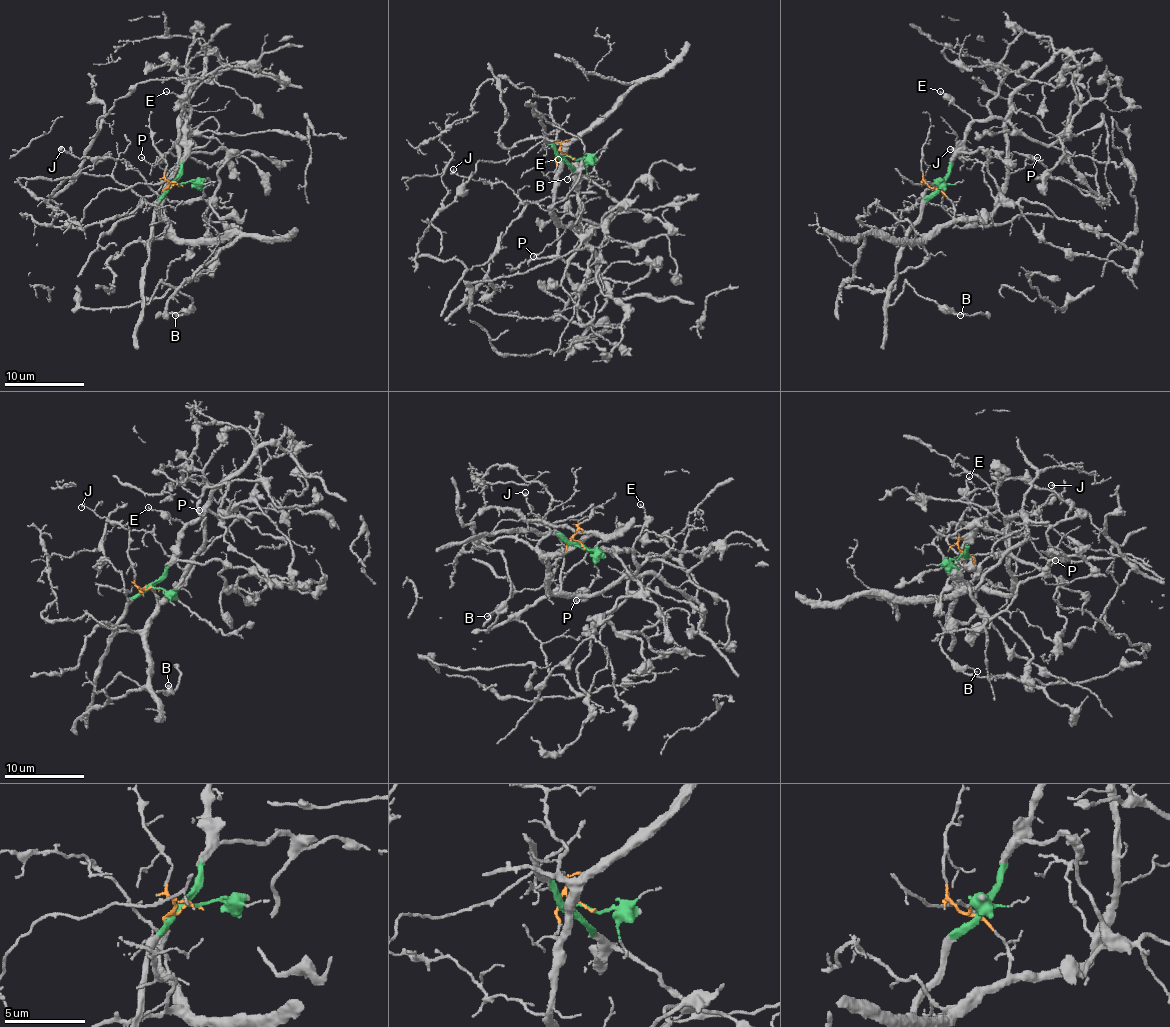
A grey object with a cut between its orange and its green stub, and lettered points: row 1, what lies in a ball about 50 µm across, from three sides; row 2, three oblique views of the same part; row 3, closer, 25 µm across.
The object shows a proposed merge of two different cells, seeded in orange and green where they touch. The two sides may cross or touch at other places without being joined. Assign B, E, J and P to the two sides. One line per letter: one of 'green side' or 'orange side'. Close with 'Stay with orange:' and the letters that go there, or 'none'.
B: green side
E: green side
J: orange side
P: orange side
Stay with orange: J, P

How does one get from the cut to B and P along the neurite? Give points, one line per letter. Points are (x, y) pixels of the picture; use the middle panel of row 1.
B: (569, 156), (561, 156), (547, 142), (535, 108), (553, 126), (563, 128), (581, 142), (581, 164), (567, 178)
P: (569, 156), (561, 152), (555, 160), (553, 214), (565, 230), (533, 256)

